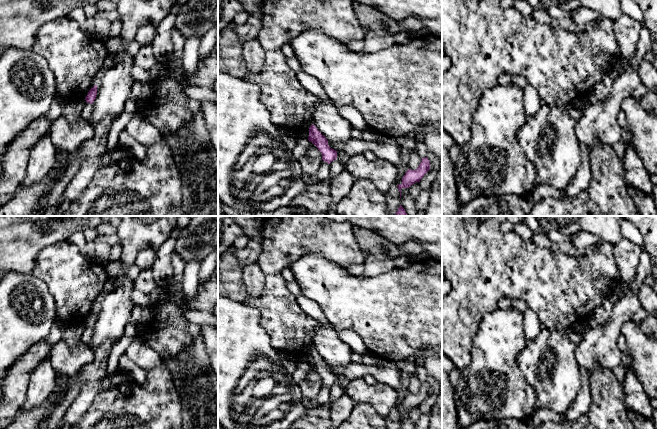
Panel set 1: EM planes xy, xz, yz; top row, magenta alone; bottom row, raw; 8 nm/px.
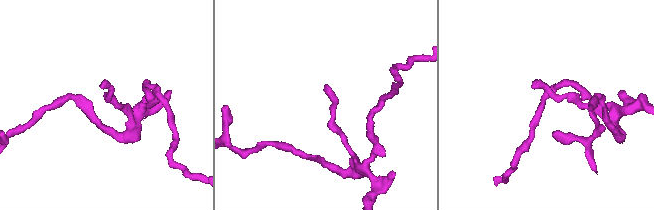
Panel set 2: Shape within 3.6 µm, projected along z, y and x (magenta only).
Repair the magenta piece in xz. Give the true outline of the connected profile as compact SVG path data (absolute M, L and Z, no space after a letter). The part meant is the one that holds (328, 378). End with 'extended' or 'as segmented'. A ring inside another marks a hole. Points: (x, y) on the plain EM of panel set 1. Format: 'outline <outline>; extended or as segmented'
outline M313 348L309 352L308 364L321 376L323 385L330 388L332 385L337 383L337 375L329 371L328 364Z; as segmented

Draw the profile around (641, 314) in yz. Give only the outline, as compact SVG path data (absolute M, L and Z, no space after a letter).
M641 307L632 317L632 321L638 324L639 322L642 322L647 316L648 313L644 310L644 308Z

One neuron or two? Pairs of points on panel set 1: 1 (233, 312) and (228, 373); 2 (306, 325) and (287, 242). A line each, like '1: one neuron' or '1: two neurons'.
1: one neuron
2: one neuron

